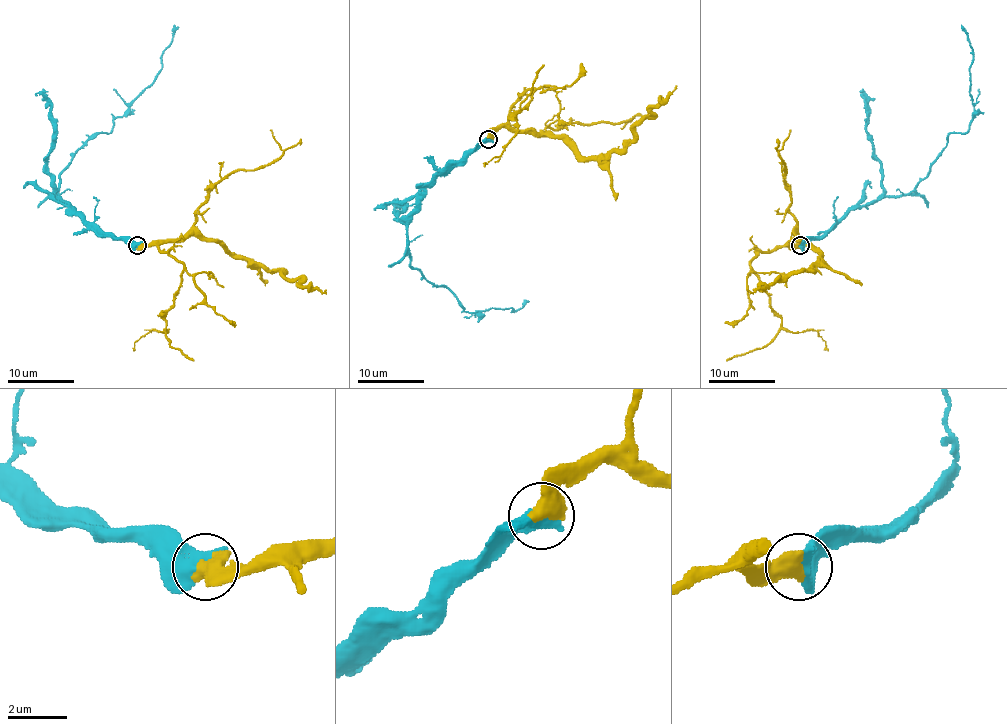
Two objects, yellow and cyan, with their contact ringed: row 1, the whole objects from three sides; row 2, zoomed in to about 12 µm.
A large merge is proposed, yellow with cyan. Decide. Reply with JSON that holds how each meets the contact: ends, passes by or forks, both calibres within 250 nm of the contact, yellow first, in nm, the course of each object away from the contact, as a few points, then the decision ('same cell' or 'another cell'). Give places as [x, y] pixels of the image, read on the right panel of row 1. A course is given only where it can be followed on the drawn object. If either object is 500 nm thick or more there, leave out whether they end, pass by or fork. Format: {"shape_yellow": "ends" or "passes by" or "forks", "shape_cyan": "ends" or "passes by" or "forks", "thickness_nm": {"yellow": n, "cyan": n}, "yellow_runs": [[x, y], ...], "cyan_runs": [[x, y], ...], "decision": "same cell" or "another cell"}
{"thickness_nm": {"yellow": 650, "cyan": 550}, "yellow_runs": [[801, 246], [789, 244], [796, 236], [817, 254], [812, 269], [787, 274], [752, 292], [747, 289]], "cyan_runs": [[801, 246], [851, 209], [906, 196], [947, 136], [966, 133], [974, 118], [972, 51], [961, 24]], "decision": "same cell"}

